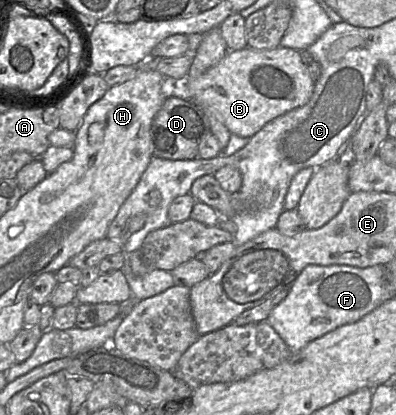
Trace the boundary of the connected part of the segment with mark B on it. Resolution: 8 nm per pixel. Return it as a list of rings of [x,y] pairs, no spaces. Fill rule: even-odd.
[[[278,46],[257,50],[244,47],[227,51],[225,57],[196,79],[186,82],[188,98],[201,107],[214,110],[231,134],[250,138],[265,124],[286,112],[305,105],[314,91],[310,77],[297,50]]]

